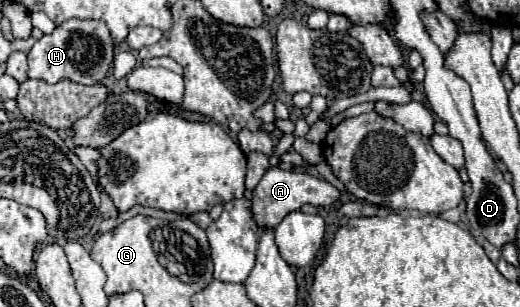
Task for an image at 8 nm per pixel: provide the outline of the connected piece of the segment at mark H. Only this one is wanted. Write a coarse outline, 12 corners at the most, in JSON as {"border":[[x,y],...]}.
{"border":[[66,20],[28,52],[28,78],[98,84],[116,46],[106,22]]}

